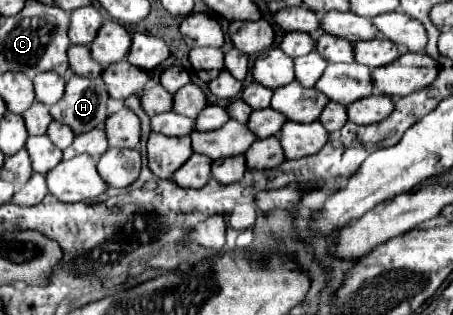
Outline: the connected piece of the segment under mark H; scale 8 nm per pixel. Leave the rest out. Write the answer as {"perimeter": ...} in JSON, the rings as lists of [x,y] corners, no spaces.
{"perimeter":[[[72,75],[66,83],[66,93],[64,97],[50,107],[50,115],[56,119],[56,121],[64,121],[66,125],[72,127],[74,133],[84,133],[84,131],[90,131],[94,127],[98,127],[100,123],[106,121],[106,109],[108,109],[108,91],[106,91],[106,85],[102,81],[102,77],[96,77],[96,79],[90,79],[90,77],[78,77],[78,75]]]}

